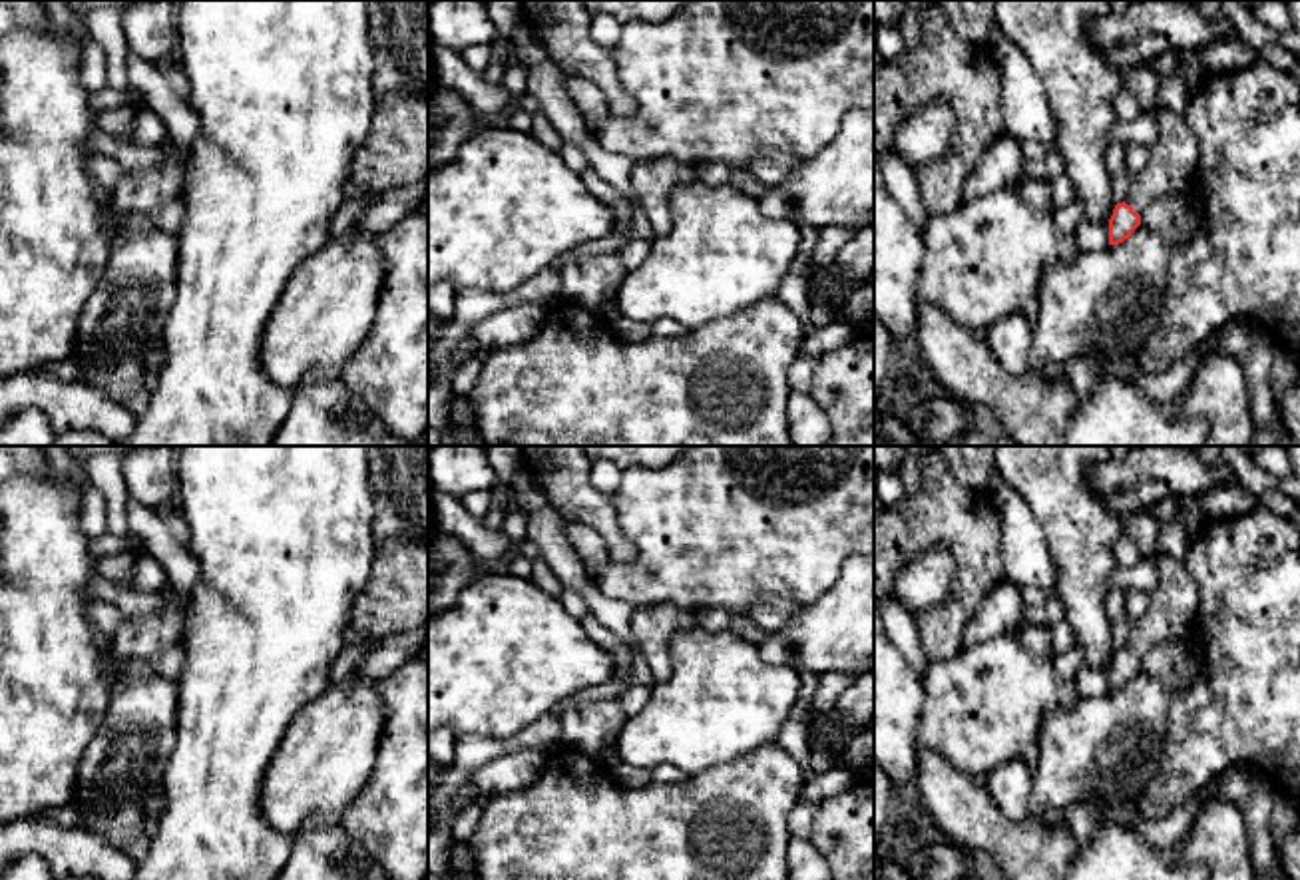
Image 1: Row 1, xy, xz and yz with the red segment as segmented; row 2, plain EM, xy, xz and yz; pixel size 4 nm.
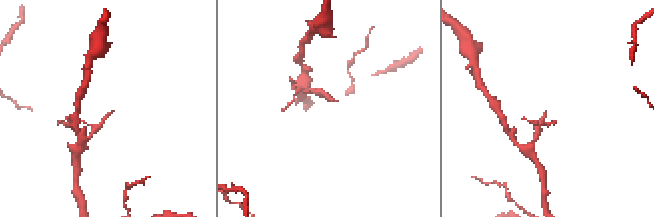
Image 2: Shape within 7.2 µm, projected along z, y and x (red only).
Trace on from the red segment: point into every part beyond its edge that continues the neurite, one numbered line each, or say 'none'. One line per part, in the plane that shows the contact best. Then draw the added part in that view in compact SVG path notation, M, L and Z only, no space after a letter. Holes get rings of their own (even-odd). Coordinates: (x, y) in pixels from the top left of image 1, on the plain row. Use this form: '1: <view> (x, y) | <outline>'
1: yz (1171, 614) | M1157 553L1159 587L1149 593L1147 613L1135 621L1125 649L1143 659L1153 647L1192 635L1196 617L1196 585L1183 559Z

